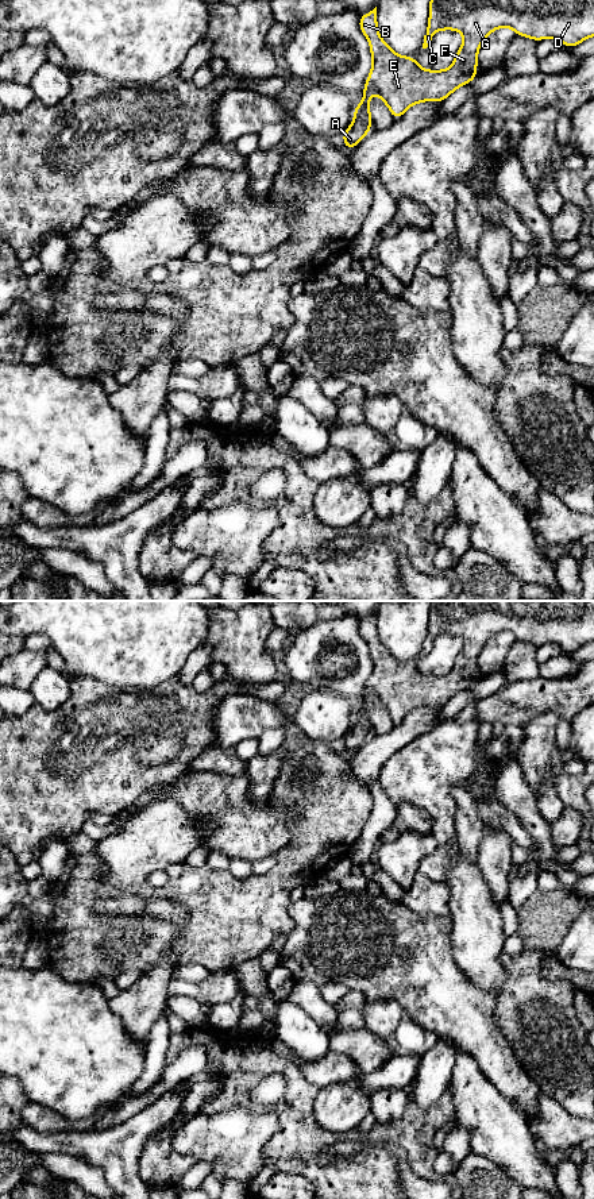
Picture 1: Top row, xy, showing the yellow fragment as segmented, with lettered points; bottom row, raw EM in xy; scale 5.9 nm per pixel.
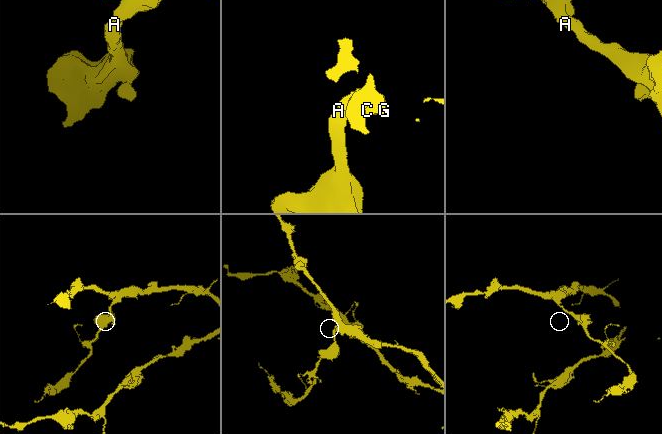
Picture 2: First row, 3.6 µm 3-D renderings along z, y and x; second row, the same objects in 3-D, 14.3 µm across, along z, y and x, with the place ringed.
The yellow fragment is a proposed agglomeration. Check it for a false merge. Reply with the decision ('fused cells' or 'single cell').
single cell

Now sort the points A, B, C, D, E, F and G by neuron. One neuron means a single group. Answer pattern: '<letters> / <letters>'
A B C D E F G

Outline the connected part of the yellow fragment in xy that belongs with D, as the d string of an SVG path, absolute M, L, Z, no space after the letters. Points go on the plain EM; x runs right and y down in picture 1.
M431 601L429 625L424 640L423 654L432 648L432 641L439 635L458 635L463 639L463 649L458 655L452 670L446 675L425 675L418 671L416 662L402 662L379 641L377 629L377 612L359 622L359 633L369 644L373 660L373 672L363 693L363 703L354 714L354 726L344 735L343 747L347 755L354 753L371 735L370 702L377 697L390 714L393 724L398 725L405 716L420 706L444 706L455 694L470 689L477 681L478 655L485 643L497 633L510 632L517 640L528 641L536 647L555 643L563 651L574 652L587 643L594 641L594 601Z

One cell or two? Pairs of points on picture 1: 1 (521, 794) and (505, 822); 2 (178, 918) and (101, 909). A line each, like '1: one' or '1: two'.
1: two
2: one

